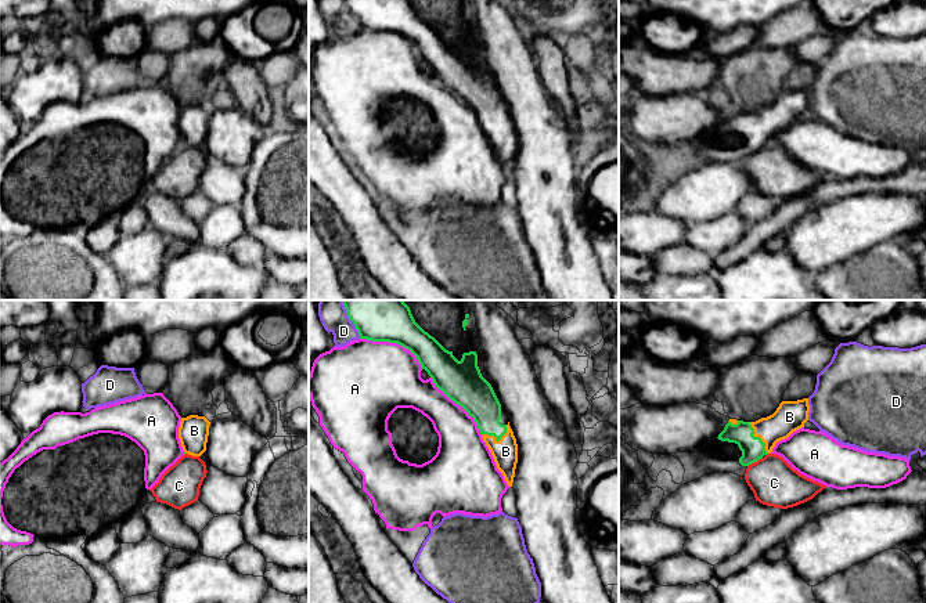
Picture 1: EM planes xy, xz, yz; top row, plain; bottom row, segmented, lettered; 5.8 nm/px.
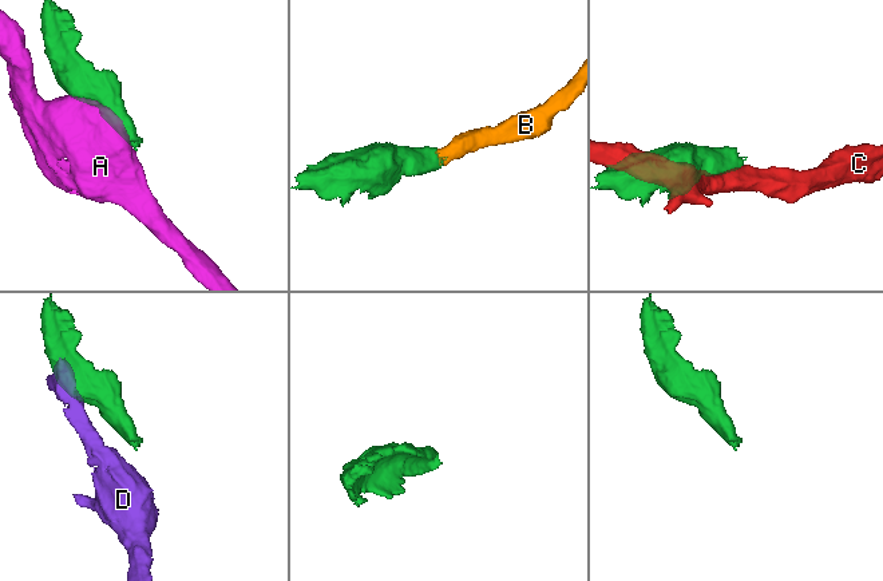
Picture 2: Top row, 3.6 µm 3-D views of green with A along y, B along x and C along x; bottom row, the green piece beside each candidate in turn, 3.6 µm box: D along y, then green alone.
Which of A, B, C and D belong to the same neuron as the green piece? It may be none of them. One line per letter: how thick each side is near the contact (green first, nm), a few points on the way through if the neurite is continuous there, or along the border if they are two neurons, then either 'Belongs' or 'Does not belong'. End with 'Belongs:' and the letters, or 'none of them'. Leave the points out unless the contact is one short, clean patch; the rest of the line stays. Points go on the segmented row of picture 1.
A: Thickness 320 nm (green) against 440 nm. Does not belong
B: Thickness 140 nm (green) against 180 nm. Path across: yz (753, 448), (757, 437), (781, 425), (789, 416). Belongs
C: Thickness 140 nm (green) against 280 nm. Does not belong
D: Thickness 340 nm (green) against 160 nm. Boundary: xz (341, 300), (348, 318), (360, 338). Does not belong
Belongs: B

